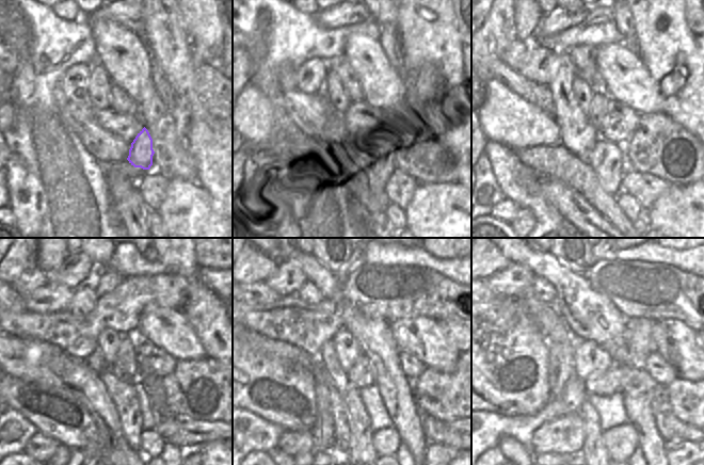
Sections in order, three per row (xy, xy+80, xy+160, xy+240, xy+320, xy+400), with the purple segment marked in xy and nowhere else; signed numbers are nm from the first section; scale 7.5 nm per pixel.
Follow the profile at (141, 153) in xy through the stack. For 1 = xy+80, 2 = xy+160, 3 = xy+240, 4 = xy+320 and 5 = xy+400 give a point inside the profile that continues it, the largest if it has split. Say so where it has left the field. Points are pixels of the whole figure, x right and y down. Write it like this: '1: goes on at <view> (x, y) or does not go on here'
1: goes on at xy+80 (376, 163)
2: goes on at xy+160 (606, 160)
3: goes on at xy+240 (123, 395)
4: goes on at xy+320 (361, 450)
5: goes on at xy+400 (593, 450)

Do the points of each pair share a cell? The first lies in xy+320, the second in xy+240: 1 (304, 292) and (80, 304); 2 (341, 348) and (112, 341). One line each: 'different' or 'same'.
1: same
2: same

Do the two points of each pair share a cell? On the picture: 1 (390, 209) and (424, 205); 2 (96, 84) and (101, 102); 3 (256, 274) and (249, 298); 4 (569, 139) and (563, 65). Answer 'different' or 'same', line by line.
1: different
2: same
3: different
4: same

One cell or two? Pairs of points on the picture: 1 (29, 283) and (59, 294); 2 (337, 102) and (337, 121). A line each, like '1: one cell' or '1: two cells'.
1: two cells
2: two cells

